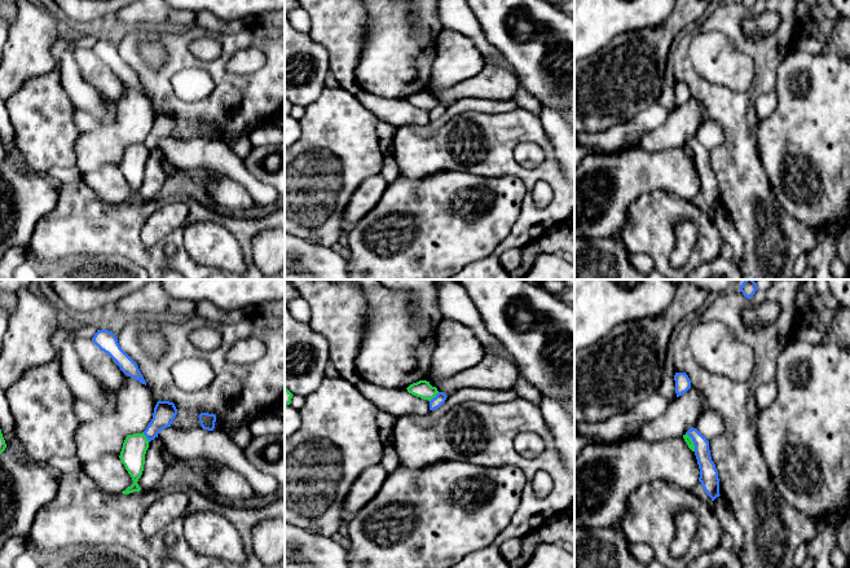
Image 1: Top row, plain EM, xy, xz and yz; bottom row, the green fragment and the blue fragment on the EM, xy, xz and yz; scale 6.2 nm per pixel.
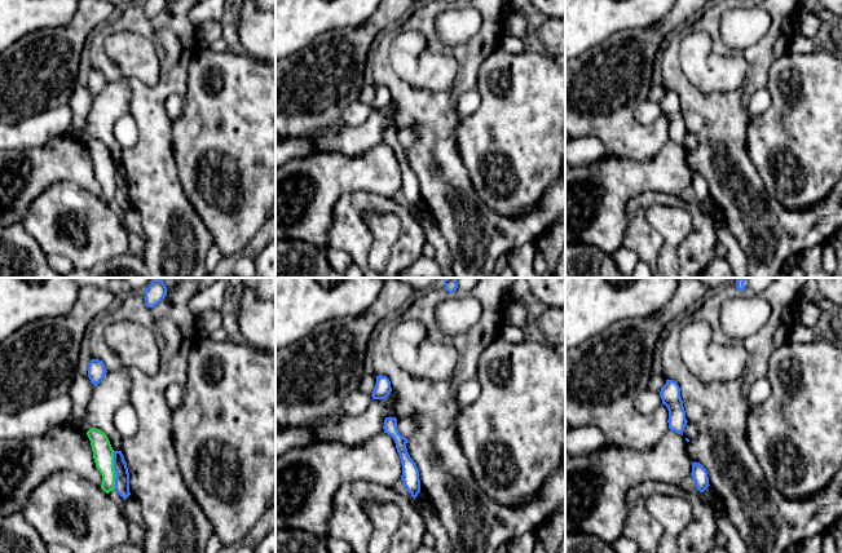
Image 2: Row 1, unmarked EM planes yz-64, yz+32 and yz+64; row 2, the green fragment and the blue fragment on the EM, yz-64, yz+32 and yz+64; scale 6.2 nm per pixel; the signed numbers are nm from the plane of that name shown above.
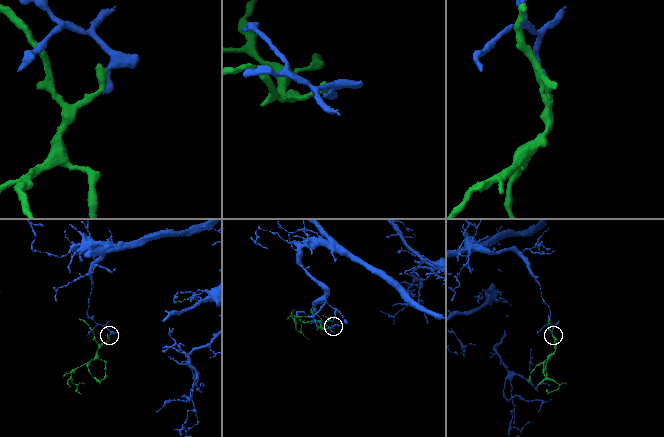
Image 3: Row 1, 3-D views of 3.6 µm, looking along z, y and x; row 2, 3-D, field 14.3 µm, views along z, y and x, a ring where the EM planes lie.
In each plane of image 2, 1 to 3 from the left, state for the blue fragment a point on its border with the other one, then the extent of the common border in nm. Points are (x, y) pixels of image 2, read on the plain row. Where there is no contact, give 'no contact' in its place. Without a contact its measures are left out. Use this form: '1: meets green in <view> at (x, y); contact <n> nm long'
1: meets green in yz-64 at (114, 181); contact 240 nm long
2: no contact
3: no contact

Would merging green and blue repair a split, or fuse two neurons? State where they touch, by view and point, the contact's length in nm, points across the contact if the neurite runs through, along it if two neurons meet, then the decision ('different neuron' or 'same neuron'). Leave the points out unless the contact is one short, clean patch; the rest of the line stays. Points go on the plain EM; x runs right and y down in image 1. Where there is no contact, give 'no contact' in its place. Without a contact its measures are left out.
yz (692, 152) | 130 nm | along yz (686, 142), (695, 161) | different neuron

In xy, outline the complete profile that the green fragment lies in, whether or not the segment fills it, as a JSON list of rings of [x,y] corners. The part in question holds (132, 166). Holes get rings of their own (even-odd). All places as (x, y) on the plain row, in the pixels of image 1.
[[[144,142],[128,145],[125,147],[119,168],[128,184],[131,185],[133,194],[128,197],[125,201],[123,201],[123,204],[129,204],[141,201],[137,191],[144,181],[145,164],[147,158],[149,150],[144,145]]]

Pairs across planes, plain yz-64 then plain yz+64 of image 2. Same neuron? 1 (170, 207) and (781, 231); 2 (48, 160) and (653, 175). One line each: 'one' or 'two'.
1: one
2: one

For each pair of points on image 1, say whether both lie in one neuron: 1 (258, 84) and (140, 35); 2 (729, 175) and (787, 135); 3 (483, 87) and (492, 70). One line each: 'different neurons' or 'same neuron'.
1: same neuron
2: different neurons
3: same neuron

